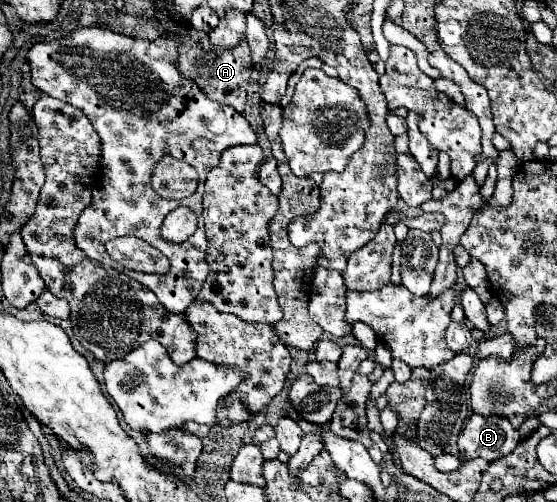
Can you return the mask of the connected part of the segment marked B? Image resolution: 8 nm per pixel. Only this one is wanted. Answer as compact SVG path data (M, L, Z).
M471 414L459 434L459 452L463 458L503 458L519 444L519 430L513 428L507 416Z

